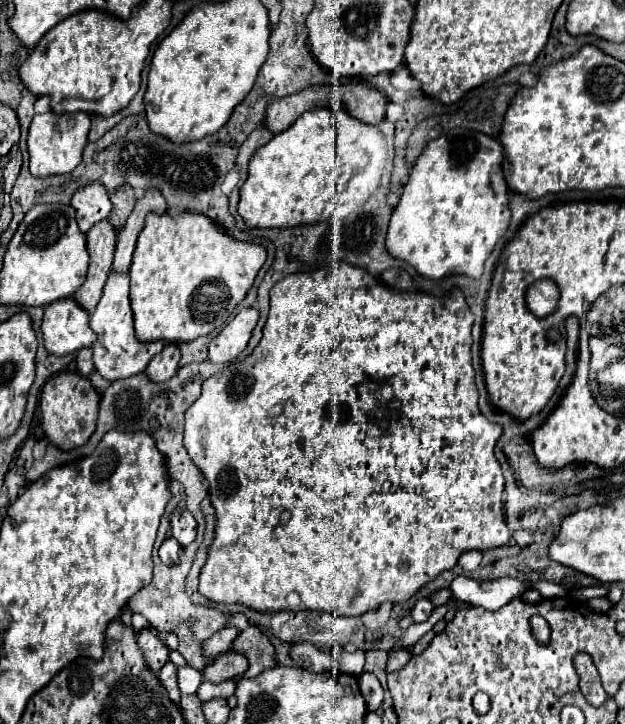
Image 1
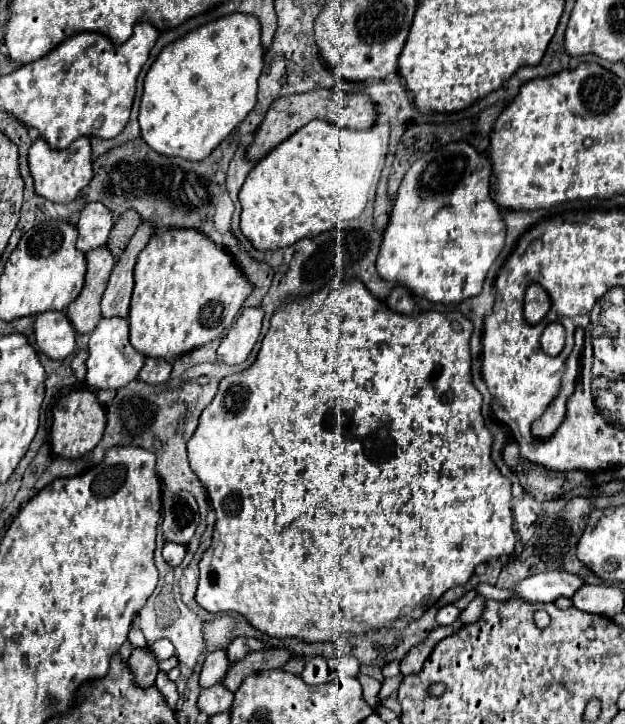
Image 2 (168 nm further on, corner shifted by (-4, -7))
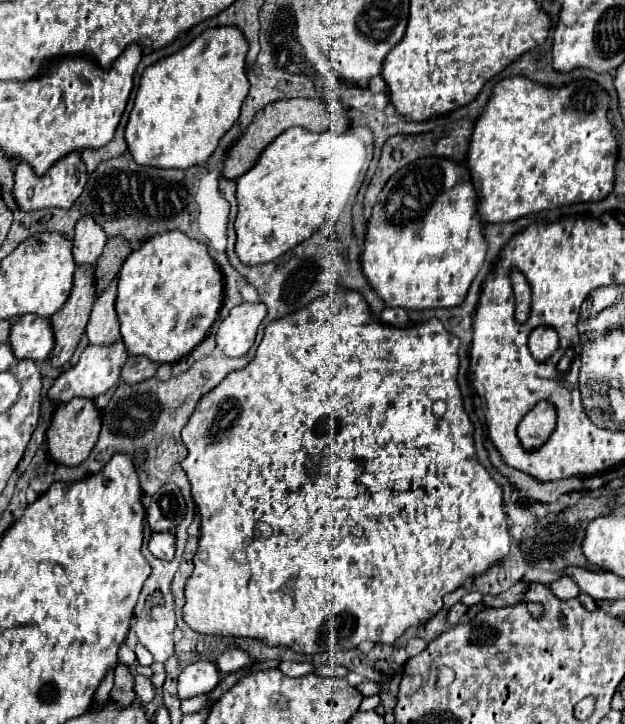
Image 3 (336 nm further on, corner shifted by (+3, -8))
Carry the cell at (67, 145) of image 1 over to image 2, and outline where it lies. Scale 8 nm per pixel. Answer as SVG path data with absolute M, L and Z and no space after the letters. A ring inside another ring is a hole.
M87 138L75 140L67 150L55 152L47 148L45 140L35 140L29 150L29 172L35 184L35 194L43 196L51 202L67 204L73 202L81 190L93 180L93 160L91 160L91 144Z

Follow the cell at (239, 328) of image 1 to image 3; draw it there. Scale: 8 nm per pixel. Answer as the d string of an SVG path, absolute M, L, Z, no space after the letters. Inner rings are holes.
M264 303L236 305L216 331L216 347L226 357L242 357L254 343L258 325L266 317Z

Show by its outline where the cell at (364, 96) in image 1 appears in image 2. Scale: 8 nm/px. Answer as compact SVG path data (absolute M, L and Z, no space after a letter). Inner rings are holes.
M313 90L313 92L305 92L305 94L291 94L291 96L281 96L277 98L271 108L267 110L261 126L255 132L255 140L253 144L247 148L245 158L247 160L261 160L263 156L267 156L275 146L279 146L283 140L287 140L295 130L299 130L301 126L305 126L307 122L321 118L321 120L329 120L341 128L351 128L351 130L367 130L373 126L377 114L375 114L375 106L371 104L369 96L365 96L363 92L357 94L335 94L333 90Z

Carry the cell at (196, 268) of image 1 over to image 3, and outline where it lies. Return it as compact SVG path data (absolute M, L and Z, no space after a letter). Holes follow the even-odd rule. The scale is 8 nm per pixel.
M166 231L150 237L140 249L132 251L118 273L116 313L128 355L144 355L156 363L176 363L186 357L216 321L224 301L224 281L218 265L208 255L206 245L186 237L182 231Z

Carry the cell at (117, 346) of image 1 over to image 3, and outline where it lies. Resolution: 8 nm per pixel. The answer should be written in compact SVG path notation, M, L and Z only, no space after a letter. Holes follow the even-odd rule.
M114 341L112 345L88 345L76 367L74 369L68 369L64 371L56 383L52 385L52 389L48 391L48 395L58 401L58 403L66 403L70 401L72 397L88 397L88 399L94 399L96 395L102 395L104 391L112 389L118 381L120 381L120 373L122 373L122 367L124 363L128 361L128 353L126 353L126 347L122 341Z

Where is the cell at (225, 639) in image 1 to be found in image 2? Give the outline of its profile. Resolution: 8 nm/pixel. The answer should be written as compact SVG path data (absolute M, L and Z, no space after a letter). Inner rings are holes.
M217 650L217 652L211 652L205 662L203 662L203 668L201 668L201 674L199 674L199 688L209 688L213 684L219 684L223 682L225 674L229 670L229 660L225 656L225 650Z

